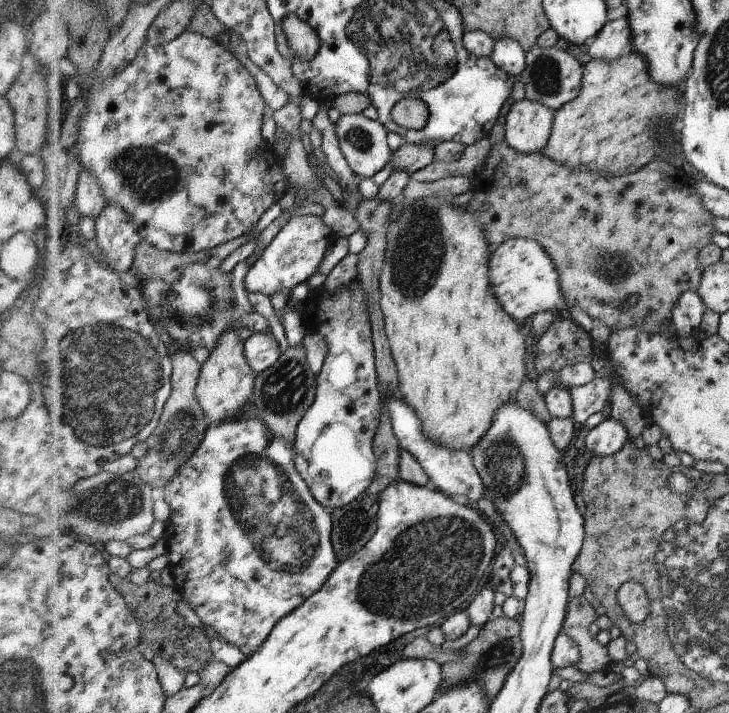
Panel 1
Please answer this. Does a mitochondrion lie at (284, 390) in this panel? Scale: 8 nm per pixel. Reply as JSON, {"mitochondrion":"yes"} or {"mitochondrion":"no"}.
{"mitochondrion":"yes"}

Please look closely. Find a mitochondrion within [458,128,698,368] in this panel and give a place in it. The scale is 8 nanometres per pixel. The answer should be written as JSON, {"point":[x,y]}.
{"point":[613,268]}

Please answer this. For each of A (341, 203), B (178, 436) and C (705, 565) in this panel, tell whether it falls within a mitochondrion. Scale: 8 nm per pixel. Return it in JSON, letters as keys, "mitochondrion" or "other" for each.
{"A":"other","B":"mitochondrion","C":"mitochondrion"}

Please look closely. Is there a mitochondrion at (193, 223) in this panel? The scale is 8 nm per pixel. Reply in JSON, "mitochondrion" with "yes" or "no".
{"mitochondrion":"no"}

